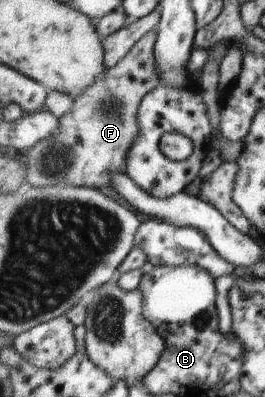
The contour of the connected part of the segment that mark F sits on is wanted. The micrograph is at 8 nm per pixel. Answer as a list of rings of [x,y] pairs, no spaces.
[[[154,30],[146,33],[133,47],[132,50],[118,64],[109,68],[87,91],[74,97],[75,103],[72,110],[61,119],[60,132],[52,137],[38,141],[28,160],[29,173],[27,182],[34,187],[45,187],[48,183],[66,183],[74,186],[102,188],[111,187],[111,178],[116,171],[127,172],[127,152],[131,150],[132,143],[138,139],[139,127],[138,112],[143,98],[162,82],[158,72],[158,60],[155,57],[155,46],[159,33]]]

